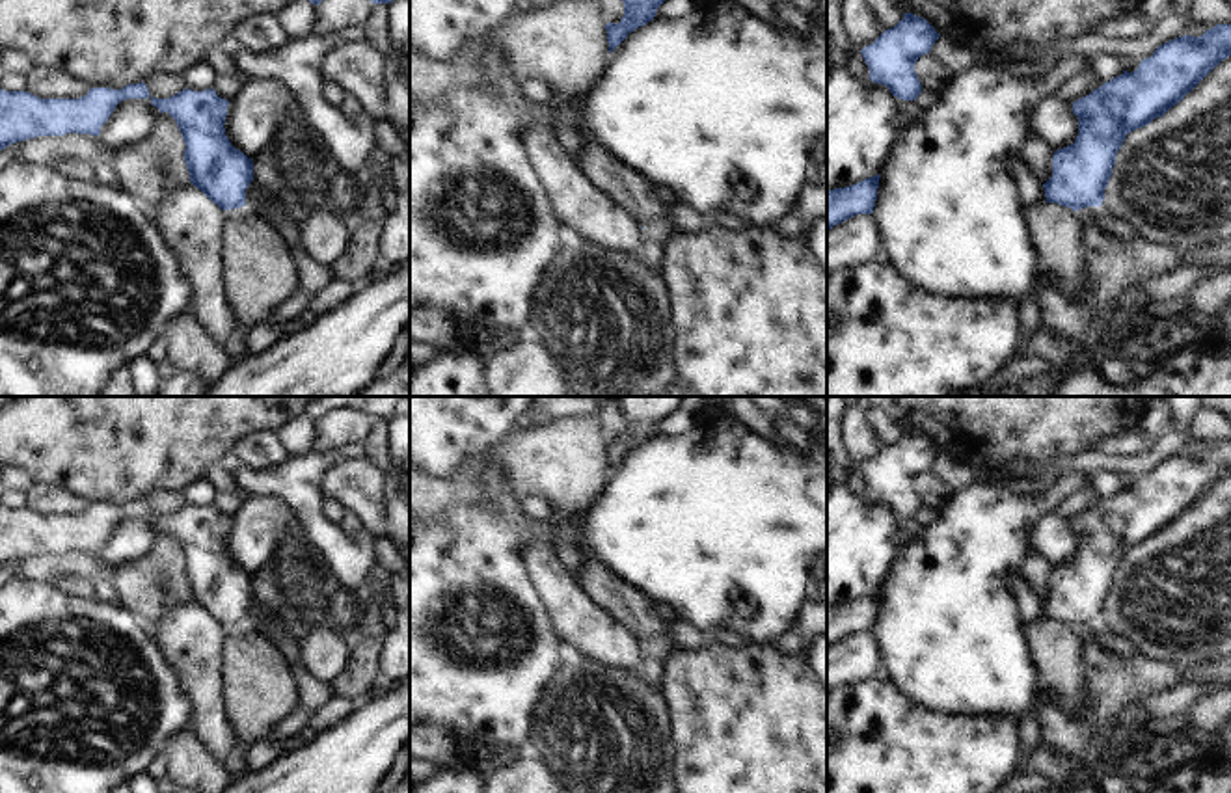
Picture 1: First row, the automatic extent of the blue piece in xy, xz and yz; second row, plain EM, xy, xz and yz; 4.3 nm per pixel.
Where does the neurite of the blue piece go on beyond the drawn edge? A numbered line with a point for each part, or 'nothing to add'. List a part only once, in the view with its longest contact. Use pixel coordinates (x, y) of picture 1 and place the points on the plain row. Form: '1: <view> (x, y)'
nothing to add

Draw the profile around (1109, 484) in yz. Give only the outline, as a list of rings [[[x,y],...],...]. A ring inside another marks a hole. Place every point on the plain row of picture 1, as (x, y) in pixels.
[[[1088,473],[1088,478],[1104,499],[1123,491],[1121,478],[1117,475]]]

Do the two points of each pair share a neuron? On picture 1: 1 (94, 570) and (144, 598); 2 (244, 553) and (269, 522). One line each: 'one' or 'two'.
1: two
2: one

